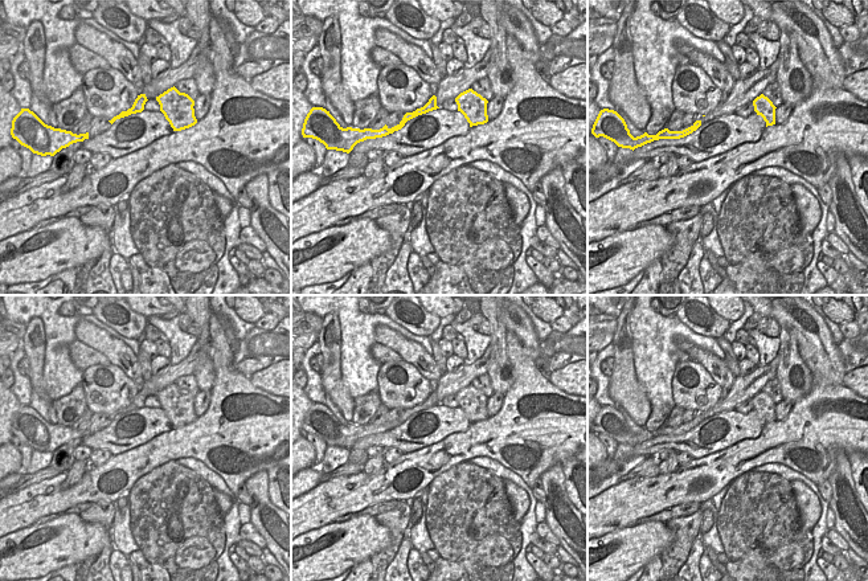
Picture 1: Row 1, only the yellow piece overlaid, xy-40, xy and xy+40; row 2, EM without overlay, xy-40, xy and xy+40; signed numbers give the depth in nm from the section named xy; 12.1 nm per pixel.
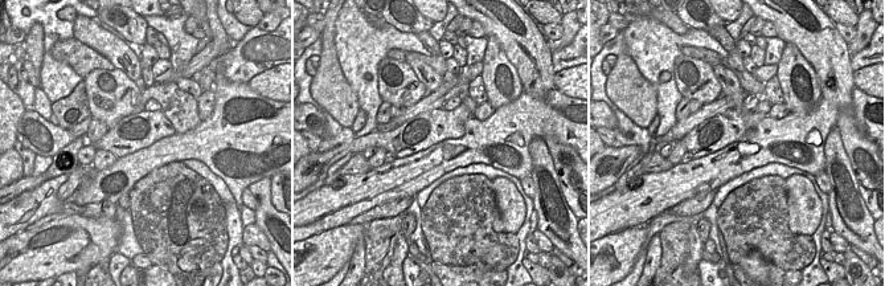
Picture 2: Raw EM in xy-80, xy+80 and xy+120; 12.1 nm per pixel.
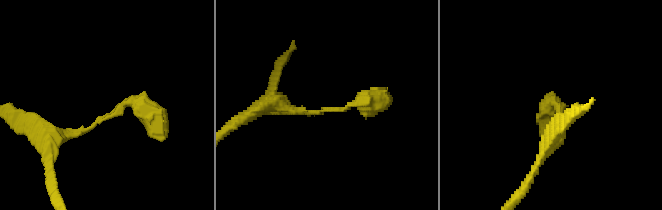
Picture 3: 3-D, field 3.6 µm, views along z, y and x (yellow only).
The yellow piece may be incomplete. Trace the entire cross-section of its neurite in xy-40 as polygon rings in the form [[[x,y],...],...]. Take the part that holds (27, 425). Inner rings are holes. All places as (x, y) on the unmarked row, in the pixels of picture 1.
[[[21,405],[21,408],[13,414],[11,431],[21,442],[41,453],[54,453],[62,445],[89,435],[89,429],[77,431],[71,427],[45,421],[29,405]]]

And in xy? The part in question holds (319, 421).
[[[433,392],[423,404],[417,405],[413,409],[406,409],[402,417],[392,425],[385,421],[380,426],[360,426],[352,424],[343,425],[329,410],[329,408],[323,404],[312,404],[304,416],[302,431],[303,434],[319,437],[327,446],[336,446],[349,450],[357,439],[393,430],[394,427],[401,426],[408,417],[437,405],[439,405],[437,402],[437,393]]]

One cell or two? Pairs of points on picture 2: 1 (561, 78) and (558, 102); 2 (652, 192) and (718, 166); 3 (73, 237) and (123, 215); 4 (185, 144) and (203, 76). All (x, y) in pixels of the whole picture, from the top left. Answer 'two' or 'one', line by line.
1: two
2: one
3: two
4: two

